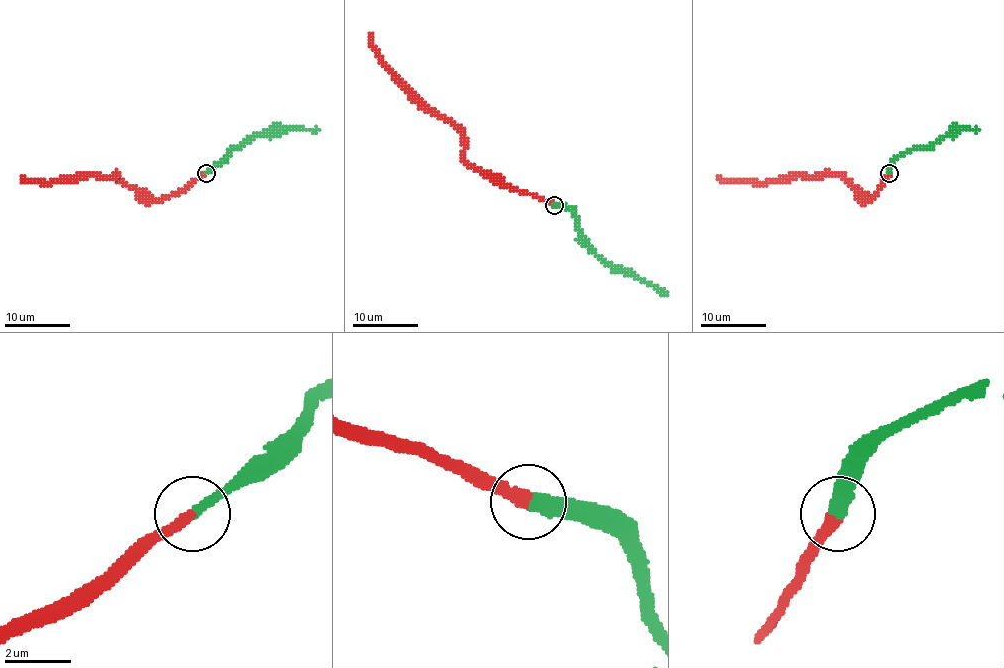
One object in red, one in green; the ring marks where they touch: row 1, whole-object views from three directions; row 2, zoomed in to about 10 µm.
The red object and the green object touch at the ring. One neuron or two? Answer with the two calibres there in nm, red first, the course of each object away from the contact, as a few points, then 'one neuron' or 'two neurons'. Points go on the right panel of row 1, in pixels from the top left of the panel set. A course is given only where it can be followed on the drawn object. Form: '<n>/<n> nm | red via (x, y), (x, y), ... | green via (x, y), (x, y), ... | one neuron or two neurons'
360/340 nm | red via (888, 173), (870, 198), (842, 175), (788, 175), (757, 181), (729, 181), (716, 176) | green via (888, 173), (900, 157), (914, 150), (931, 149), (944, 135), (957, 130), (980, 130) | one neuron

